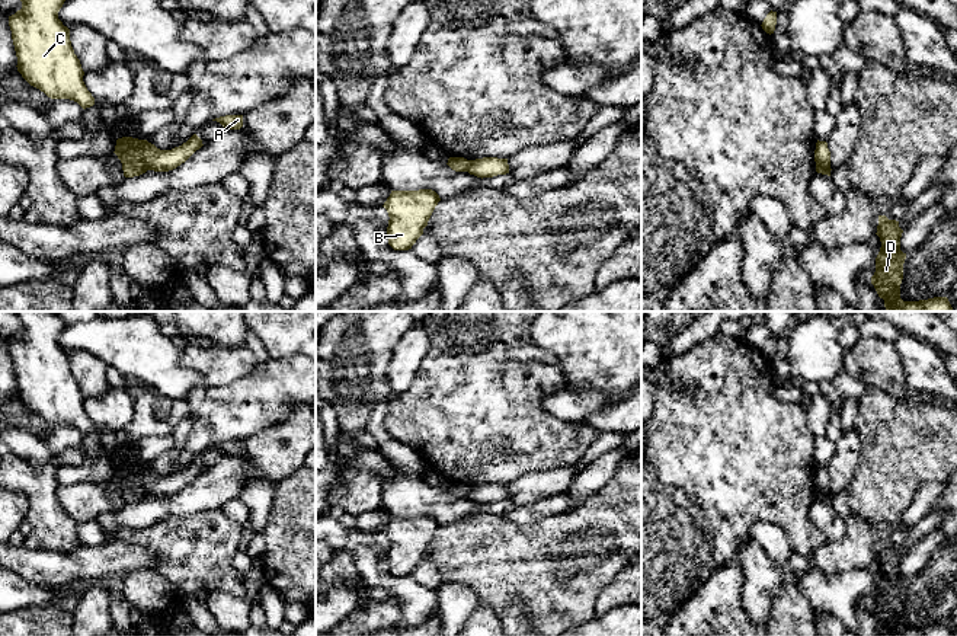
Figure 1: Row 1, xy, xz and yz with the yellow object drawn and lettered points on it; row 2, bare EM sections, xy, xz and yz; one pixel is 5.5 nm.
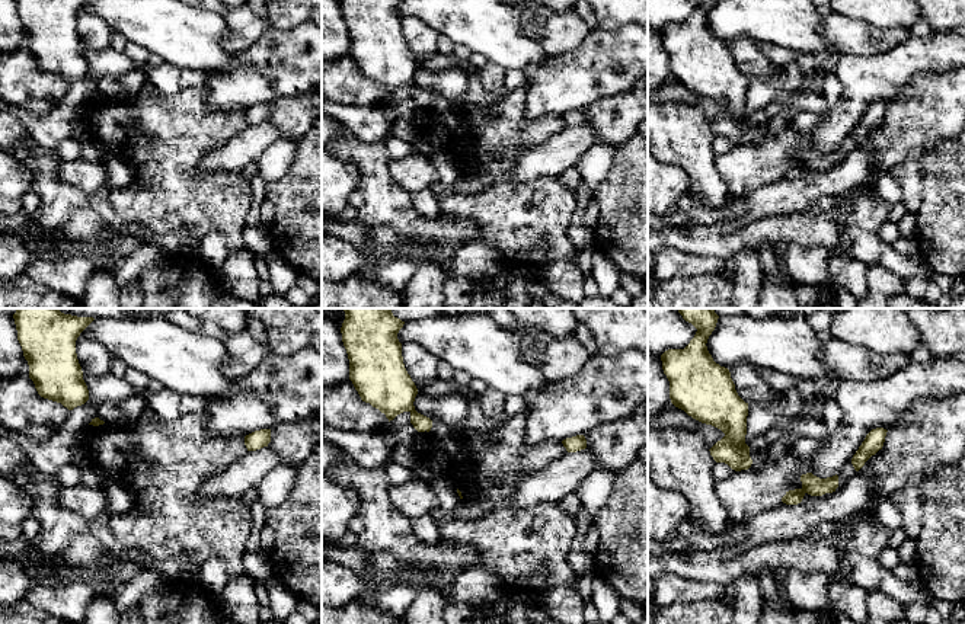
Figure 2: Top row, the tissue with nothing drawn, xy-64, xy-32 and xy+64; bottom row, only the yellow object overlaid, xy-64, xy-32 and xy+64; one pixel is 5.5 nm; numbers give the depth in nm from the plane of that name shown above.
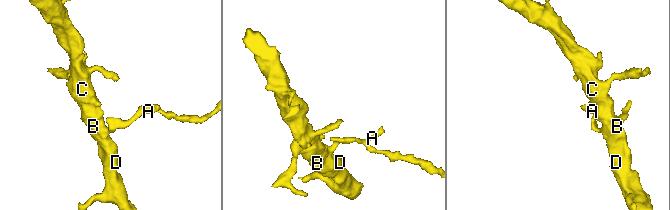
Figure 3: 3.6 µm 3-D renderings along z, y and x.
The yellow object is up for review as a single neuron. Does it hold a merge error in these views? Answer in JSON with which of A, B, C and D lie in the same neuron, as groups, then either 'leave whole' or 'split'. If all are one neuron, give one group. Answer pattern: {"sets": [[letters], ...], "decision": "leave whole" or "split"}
{"sets": [["A"], ["B", "C", "D"]], "decision": "split"}

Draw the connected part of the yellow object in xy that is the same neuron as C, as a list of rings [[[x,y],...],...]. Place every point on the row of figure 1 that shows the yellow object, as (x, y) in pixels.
[[[65,0],[20,1],[22,9],[9,16],[17,71],[51,99],[70,99],[83,109],[93,106],[70,29],[58,19]]]

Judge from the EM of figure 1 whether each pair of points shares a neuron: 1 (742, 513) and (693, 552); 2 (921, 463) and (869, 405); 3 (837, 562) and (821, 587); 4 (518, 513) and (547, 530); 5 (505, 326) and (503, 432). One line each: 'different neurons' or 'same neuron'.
1: same neuron
2: same neuron
3: different neurons
4: different neurons
5: same neuron

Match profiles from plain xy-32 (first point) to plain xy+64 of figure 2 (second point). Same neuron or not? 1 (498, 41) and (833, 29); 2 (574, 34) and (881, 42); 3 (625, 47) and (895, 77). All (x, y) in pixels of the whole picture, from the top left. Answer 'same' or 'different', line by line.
1: different
2: same
3: same

